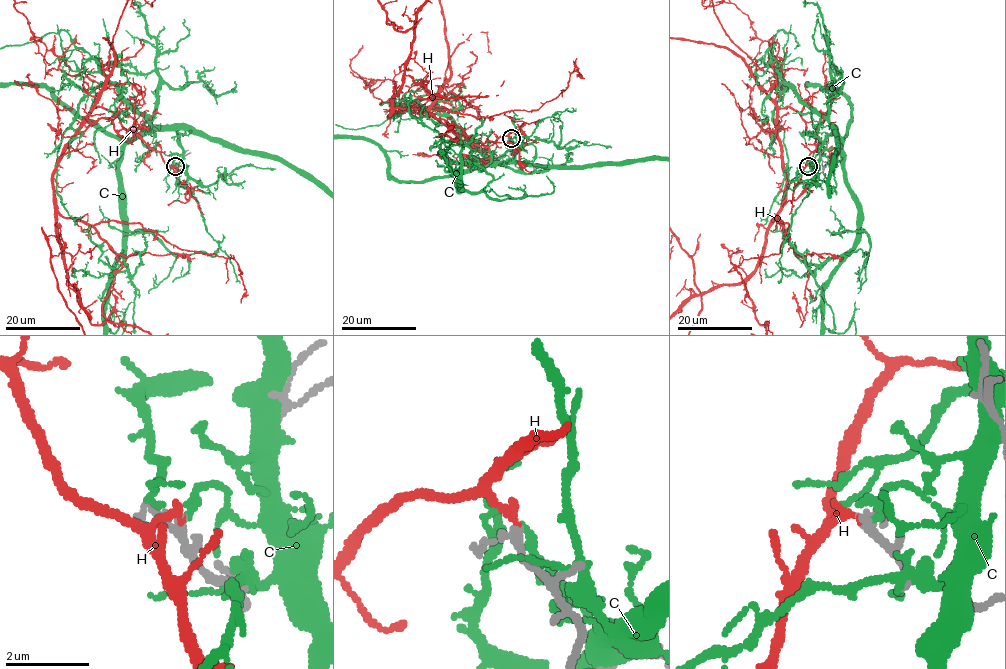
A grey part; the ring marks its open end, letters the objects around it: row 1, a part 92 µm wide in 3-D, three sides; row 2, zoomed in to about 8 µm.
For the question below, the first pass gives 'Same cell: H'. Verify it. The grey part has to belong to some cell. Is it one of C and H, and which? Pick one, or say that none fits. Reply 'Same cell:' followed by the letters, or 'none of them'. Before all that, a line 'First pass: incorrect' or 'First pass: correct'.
First pass: correct
Same cell: H

